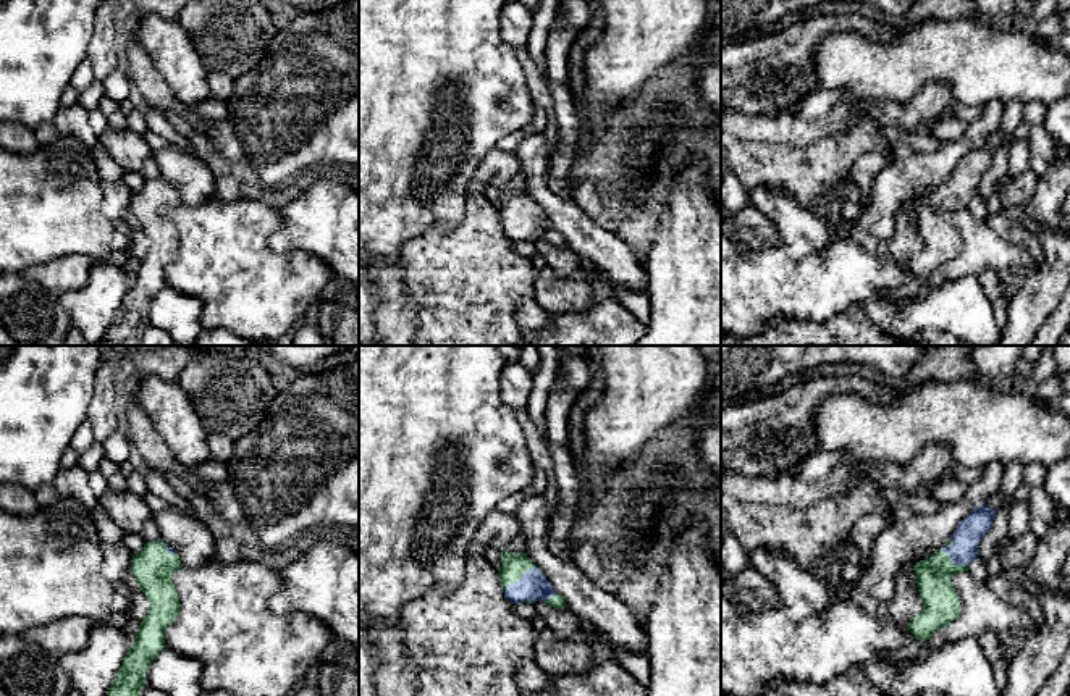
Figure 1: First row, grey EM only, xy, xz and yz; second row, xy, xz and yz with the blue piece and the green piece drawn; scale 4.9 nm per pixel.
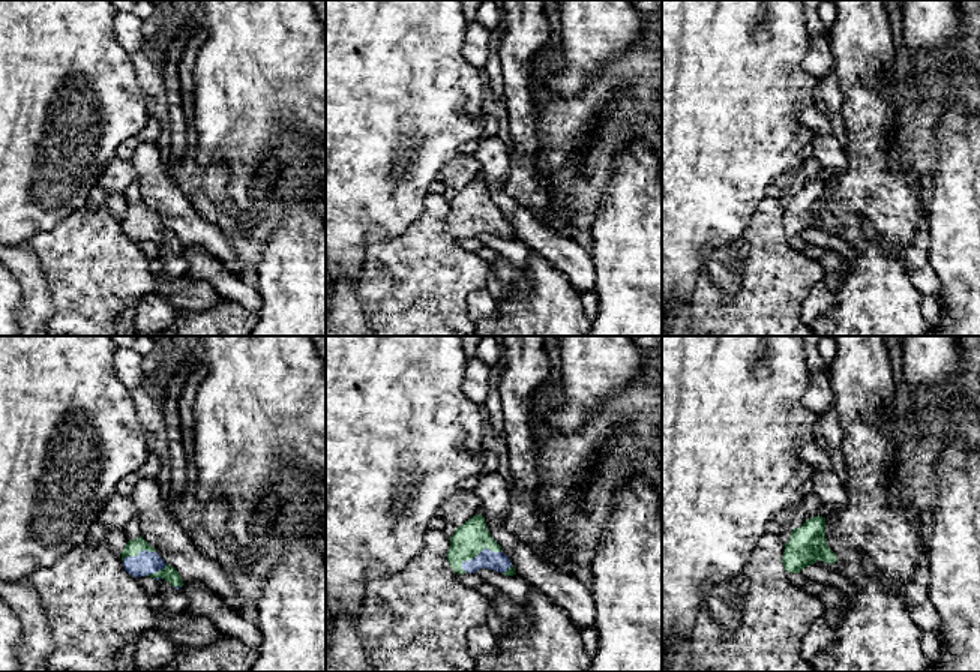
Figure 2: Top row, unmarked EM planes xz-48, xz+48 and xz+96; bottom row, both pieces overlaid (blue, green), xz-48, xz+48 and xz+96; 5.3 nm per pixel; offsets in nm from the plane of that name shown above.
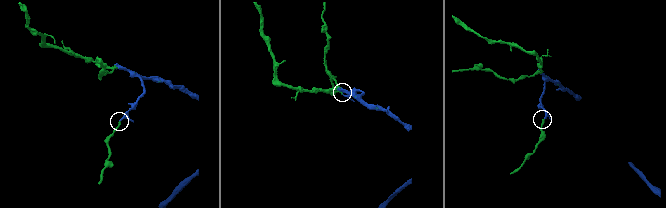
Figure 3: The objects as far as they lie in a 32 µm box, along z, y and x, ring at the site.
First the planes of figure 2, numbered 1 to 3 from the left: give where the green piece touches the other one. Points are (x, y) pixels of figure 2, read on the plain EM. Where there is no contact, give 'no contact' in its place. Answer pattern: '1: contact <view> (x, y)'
1: contact xz-48 (140, 216)
2: contact xz+48 (480, 216)
3: no contact

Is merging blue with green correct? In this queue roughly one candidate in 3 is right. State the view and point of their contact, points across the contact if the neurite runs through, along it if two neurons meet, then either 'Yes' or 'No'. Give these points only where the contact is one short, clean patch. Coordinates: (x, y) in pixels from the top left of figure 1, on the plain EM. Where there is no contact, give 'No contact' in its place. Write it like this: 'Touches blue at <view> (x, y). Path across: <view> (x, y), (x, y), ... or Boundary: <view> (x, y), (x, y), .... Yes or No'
Touches blue at xz (519, 218). Yes

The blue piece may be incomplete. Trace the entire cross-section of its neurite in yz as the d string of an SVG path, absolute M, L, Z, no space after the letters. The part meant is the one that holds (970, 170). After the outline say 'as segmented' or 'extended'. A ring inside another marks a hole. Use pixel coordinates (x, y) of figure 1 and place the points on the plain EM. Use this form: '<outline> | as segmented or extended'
M986 139L971 149L933 194L913 203L916 226L923 239L920 252L912 255L907 266L921 279L960 254L960 236L952 226L950 215L968 210L968 203L979 192L979 181L989 170L996 149Z | extended

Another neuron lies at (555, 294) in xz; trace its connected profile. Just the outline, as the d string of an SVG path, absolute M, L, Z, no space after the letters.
M550 266L537 275L533 297L548 313L585 312L593 304L592 287L585 279L559 278Z

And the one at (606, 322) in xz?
M601 275L585 278L593 304L585 312L550 313L551 326L527 333L520 346L635 346L647 333L634 313L614 296L614 284Z

